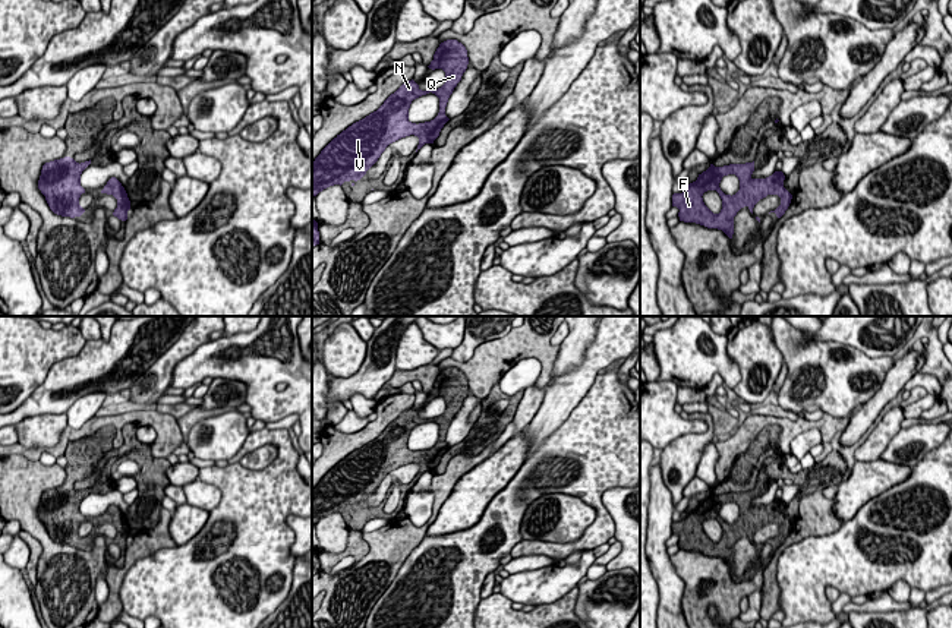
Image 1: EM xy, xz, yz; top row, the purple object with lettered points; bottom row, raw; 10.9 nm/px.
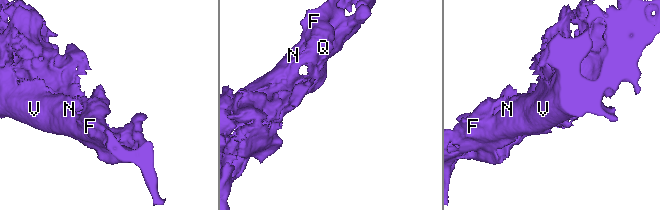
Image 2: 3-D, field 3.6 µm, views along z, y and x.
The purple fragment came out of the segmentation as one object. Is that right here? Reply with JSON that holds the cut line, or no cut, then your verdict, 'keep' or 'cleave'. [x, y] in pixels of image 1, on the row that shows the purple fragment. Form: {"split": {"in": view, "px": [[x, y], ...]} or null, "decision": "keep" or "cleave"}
{"split": null, "decision": "keep"}

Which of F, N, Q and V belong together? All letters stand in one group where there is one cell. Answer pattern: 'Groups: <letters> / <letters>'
Groups: F N Q V

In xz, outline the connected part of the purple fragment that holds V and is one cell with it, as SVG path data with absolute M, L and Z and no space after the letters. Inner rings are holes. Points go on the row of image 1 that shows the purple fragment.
M457 40L441 42L428 67L442 69L445 83L434 91L422 91L412 79L391 94L376 111L337 135L312 161L312 198L324 189L334 184L341 186L344 182L352 180L352 186L354 186L378 161L385 148L401 138L417 136L416 152L425 143L434 143L450 120L445 116L445 107L467 64L467 50L461 42ZM429 92L439 98L438 116L431 122L412 123L409 120L412 101Z

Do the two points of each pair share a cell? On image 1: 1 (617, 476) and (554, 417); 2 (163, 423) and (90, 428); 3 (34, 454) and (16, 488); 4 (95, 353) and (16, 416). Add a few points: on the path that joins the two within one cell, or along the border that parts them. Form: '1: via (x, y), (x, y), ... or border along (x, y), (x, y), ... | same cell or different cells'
1: border along (582, 397), (570, 415), (538, 450) | different cells
2: via (145, 417), (107, 420) | same cell
3: border along (15, 453), (38, 461) | different cells
4: via (76, 372), (62, 387), (50, 390), (35, 404) | same cell

